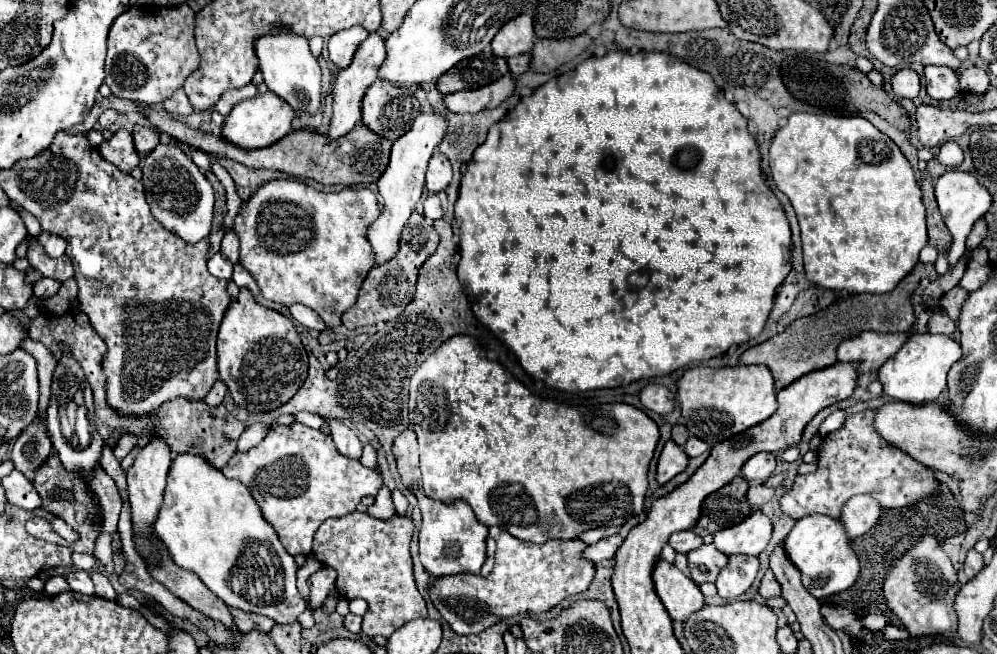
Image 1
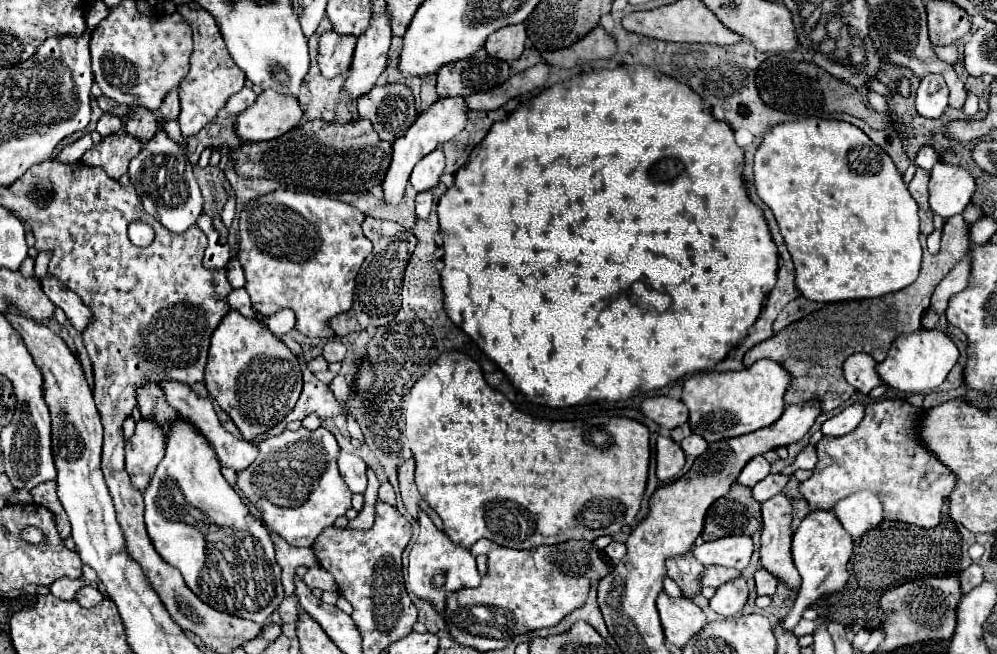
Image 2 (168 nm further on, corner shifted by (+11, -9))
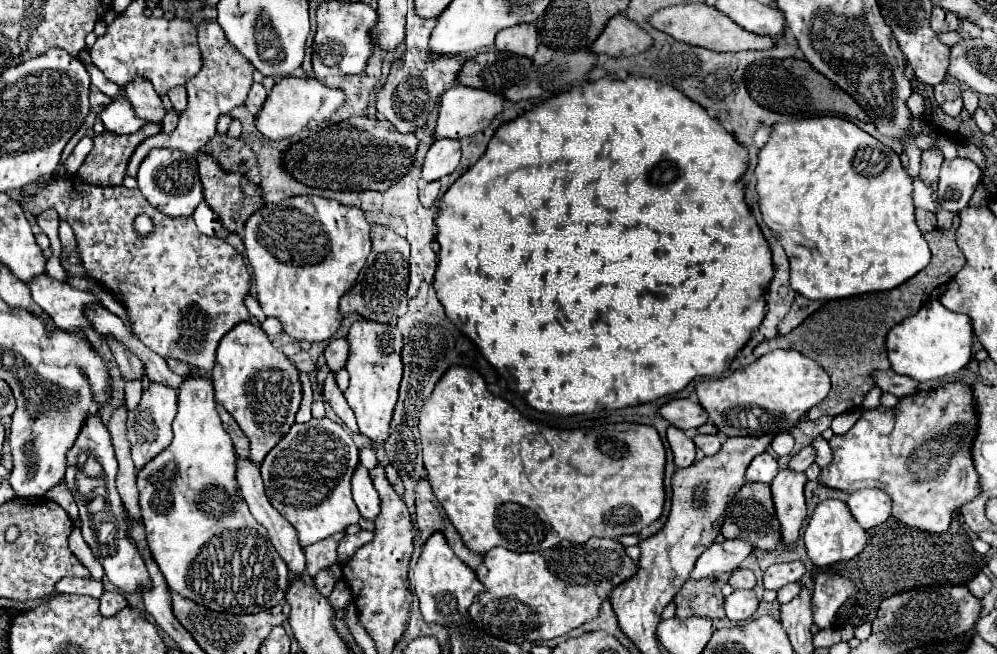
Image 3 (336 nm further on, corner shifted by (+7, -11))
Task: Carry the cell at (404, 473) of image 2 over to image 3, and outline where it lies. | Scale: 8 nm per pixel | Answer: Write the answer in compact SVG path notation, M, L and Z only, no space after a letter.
M421 478L415 486L415 514L417 514L417 524L421 530L421 540L425 542L435 530L441 530L449 542L449 546L455 550L455 554L473 570L477 568L477 564L481 564L481 554L469 552L463 542L461 536L457 534L457 530L453 528L453 524L447 520L443 506L437 502L437 498L431 492L431 486L425 478Z

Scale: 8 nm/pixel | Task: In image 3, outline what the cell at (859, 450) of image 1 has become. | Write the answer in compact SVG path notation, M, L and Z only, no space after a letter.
M965 384L905 396L895 408L879 406L863 412L847 434L829 440L833 462L821 468L819 484L849 494L861 488L885 490L893 500L897 520L919 530L945 532L953 512L979 494L977 474L969 460L975 430L971 388Z

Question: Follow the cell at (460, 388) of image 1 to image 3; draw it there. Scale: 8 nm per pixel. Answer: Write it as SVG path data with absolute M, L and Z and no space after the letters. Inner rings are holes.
M453 366L445 372L445 376L441 376L439 384L433 388L431 396L425 400L425 404L421 408L419 434L421 434L423 462L425 462L425 470L427 470L427 480L433 488L433 494L437 496L441 506L445 508L447 518L451 520L451 524L461 534L463 544L471 552L477 552L477 554L483 554L483 552L487 552L489 548L495 548L495 546L503 546L503 548L513 550L513 552L541 552L541 550L547 550L551 546L557 546L561 540L581 544L581 542L585 542L593 536L595 538L619 538L623 534L637 534L641 528L655 522L663 512L663 502L665 502L665 490L663 490L665 448L663 448L663 442L661 442L661 438L659 438L659 434L653 426L629 424L629 422L597 426L597 428L591 428L591 430L583 430L583 428L557 430L557 428L541 426L541 424L536 424L534 421L522 416L516 408L513 408L509 402L505 402L503 398L493 396L487 390L487 384L485 384L483 376L477 370L467 368L467 366ZM491 510L493 510L493 534L495 534L495 538L491 538Z

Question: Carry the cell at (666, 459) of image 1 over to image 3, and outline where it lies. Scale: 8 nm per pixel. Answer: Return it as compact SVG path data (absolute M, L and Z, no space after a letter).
M667 428L667 442L673 452L673 462L677 468L687 468L695 460L695 444L693 440L679 428Z

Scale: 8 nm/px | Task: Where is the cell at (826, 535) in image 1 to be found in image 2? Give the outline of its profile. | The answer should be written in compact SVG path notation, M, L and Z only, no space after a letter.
M833 510L811 512L793 534L793 560L803 578L803 584L795 600L795 606L789 614L801 614L811 602L821 598L823 594L839 592L849 578L847 562L851 554L853 554L853 538L841 526L841 522L837 522L837 516L833 516Z

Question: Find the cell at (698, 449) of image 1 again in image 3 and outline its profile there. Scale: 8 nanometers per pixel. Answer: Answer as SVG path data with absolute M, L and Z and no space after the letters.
M695 436L693 442L695 442L697 450L701 450L701 454L705 454L705 456L713 456L721 448L721 438L719 436Z

